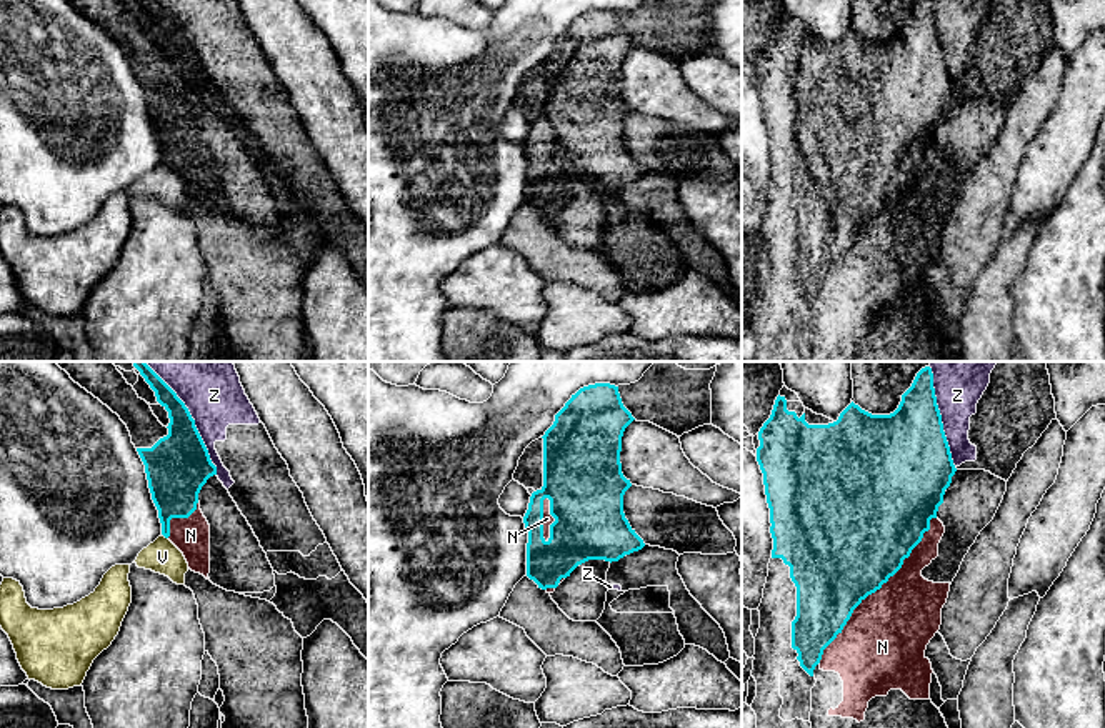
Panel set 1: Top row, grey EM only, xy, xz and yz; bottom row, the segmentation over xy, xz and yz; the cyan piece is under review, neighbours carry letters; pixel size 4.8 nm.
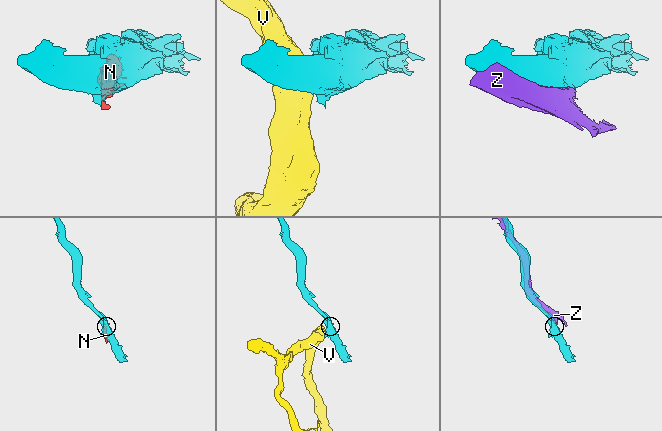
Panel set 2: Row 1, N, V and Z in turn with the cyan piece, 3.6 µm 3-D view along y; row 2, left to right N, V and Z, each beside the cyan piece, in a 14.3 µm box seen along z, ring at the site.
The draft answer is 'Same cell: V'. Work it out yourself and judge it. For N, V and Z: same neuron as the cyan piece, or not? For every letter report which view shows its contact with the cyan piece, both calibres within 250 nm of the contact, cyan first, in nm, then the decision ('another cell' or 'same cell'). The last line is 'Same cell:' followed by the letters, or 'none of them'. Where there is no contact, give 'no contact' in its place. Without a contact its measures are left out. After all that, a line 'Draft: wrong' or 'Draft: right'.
N: contact in yz; calibres 500 and 400 nm; another cell
V: contact in xy; calibres 240 and 160 nm; another cell
Z: contact in xy; calibres 300 and 280 nm; another cell
Same cell: none of them
Draft: wrong

